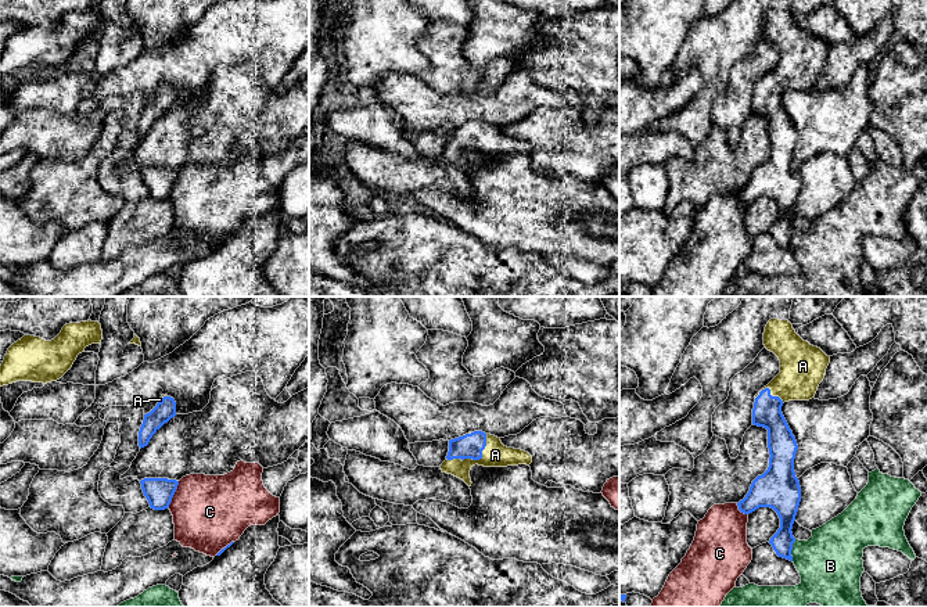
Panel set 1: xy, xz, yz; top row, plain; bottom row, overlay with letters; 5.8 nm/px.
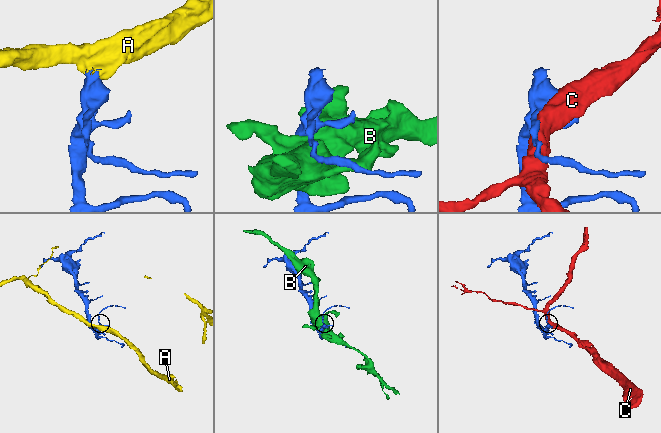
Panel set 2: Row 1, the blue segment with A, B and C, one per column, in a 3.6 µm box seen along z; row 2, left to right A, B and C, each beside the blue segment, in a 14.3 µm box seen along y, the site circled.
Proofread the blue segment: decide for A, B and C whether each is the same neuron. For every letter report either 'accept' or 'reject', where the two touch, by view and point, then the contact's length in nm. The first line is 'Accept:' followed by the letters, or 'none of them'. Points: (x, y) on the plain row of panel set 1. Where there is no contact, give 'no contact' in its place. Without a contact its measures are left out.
Accept: A
A: accept; meets blue in xz at (481, 144); contact 220 nm long
B: reject; meets blue in yz at (791, 239); contact 130 nm long
C: reject; meets blue in xy at (173, 183); contact 170 nm long

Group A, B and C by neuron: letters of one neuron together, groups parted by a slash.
A / B / C

